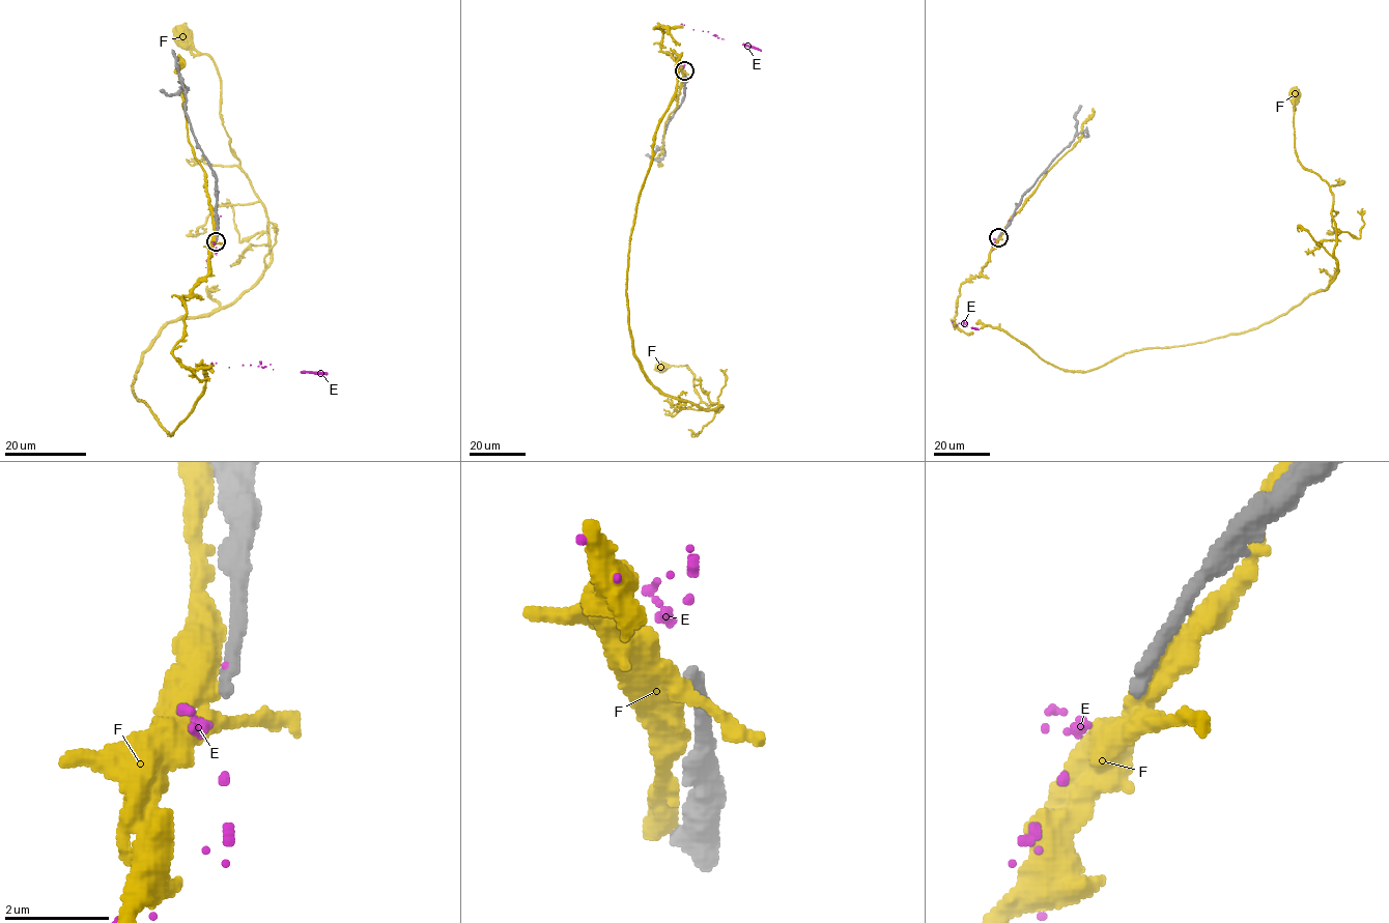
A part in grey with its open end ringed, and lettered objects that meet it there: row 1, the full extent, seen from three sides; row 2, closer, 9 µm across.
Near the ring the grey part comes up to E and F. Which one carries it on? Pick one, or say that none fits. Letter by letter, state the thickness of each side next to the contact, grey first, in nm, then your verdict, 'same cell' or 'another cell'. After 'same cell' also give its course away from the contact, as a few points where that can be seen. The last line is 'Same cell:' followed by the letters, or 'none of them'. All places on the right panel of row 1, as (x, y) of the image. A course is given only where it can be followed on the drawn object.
E: calibres 320 and 40 nm; another cell
F: calibres 280 and 440 nm; another cell
Same cell: none of them

